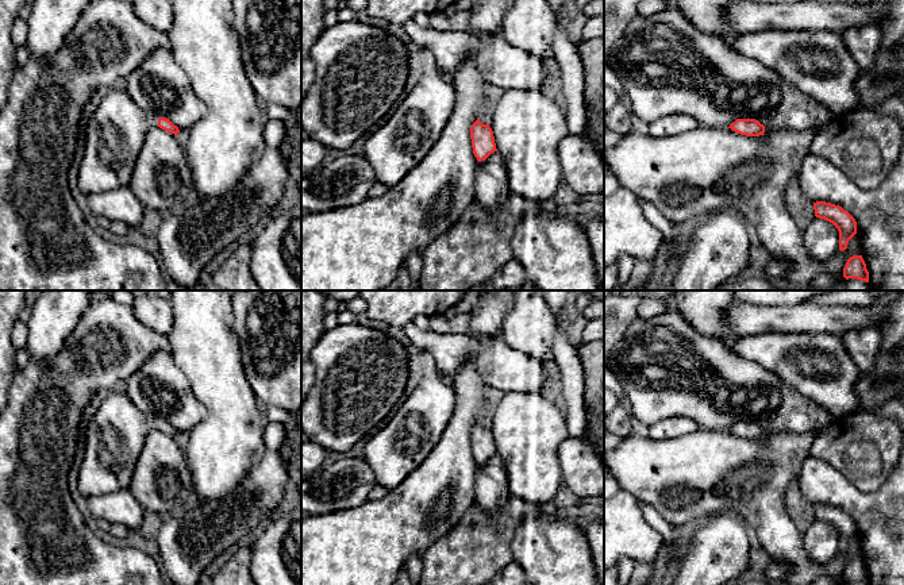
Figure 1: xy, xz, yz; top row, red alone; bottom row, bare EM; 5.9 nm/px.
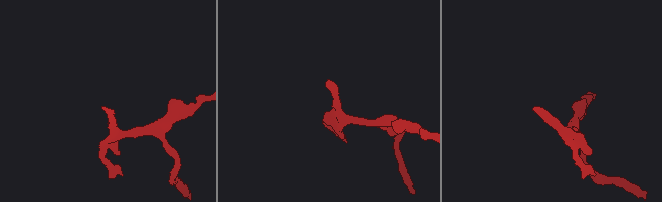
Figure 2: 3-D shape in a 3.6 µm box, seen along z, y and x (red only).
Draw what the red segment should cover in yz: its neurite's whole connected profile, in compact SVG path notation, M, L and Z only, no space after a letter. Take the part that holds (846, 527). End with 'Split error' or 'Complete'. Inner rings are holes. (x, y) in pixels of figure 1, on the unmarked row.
M816 504L813 505L815 519L832 526L839 534L839 553L847 551L849 543L857 536L855 522L842 509Z. Complete

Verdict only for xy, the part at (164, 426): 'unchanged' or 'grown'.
grown

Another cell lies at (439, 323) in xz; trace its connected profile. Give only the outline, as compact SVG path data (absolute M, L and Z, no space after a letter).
M443 315L432 316L431 330L438 334L447 334L450 331L449 320Z

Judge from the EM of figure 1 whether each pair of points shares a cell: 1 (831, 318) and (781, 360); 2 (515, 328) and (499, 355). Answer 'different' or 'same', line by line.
1: different
2: different

